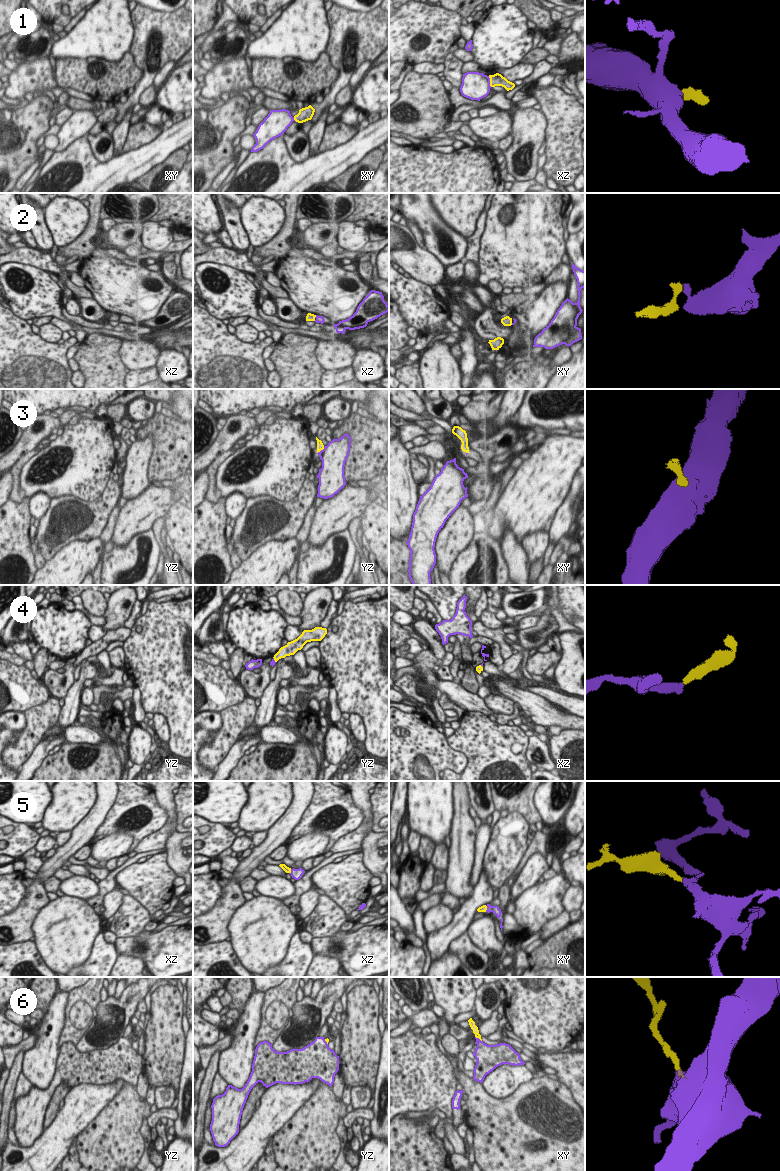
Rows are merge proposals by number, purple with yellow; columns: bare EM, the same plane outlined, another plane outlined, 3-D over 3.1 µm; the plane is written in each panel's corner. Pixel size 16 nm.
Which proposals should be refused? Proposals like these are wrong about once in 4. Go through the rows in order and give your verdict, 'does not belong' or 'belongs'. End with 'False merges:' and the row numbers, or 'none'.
1: does not belong
2: does not belong
3: does not belong
4: belongs
5: belongs
6: belongs
False merges: 1, 2, 3

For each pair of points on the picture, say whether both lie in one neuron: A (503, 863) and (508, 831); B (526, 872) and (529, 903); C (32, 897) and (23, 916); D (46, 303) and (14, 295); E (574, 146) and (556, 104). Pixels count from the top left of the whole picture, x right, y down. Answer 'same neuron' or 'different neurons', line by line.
A: same neuron
B: different neurons
C: same neuron
D: same neuron
E: same neuron

